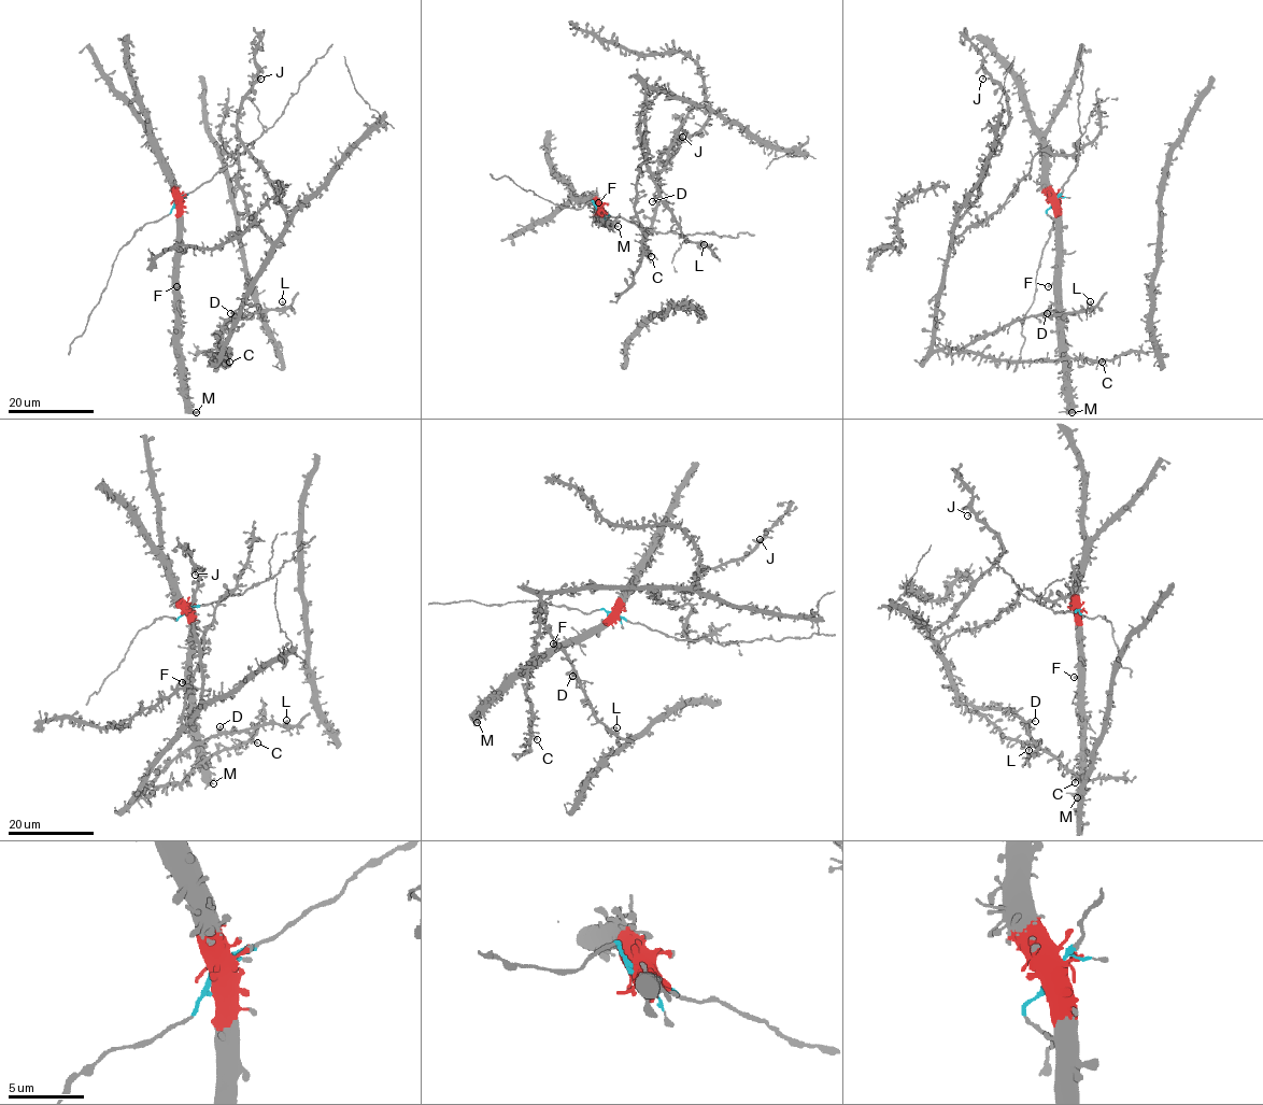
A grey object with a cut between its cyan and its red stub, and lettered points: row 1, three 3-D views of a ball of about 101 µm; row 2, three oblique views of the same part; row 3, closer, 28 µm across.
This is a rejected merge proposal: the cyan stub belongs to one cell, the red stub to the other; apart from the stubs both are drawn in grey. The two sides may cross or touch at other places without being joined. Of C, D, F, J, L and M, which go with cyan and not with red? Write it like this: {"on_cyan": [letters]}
{"on_cyan": ["C", "D", "J", "L"]}

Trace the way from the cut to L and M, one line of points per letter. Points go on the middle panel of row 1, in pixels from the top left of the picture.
L: (596, 210), (660, 231), (660, 173), (692, 107), (668, 93), (644, 99), (642, 156), (680, 231), (704, 244)
M: (596, 210), (614, 226), (618, 225)

